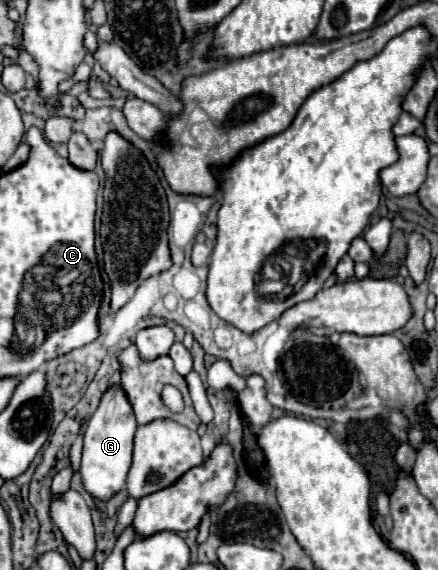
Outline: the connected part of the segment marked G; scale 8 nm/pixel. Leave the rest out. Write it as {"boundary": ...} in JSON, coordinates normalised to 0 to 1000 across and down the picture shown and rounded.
{"boundary":[[[274,675],[251,679],[215,721],[215,728],[201,739],[201,753],[192,760],[192,791],[187,791],[187,816],[183,816],[183,837],[192,858],[205,865],[219,879],[247,879],[256,868],[265,868],[283,847],[301,809],[301,770],[311,756],[311,735],[301,728],[301,714],[292,714],[292,700],[283,700],[283,686],[274,686]]]}

